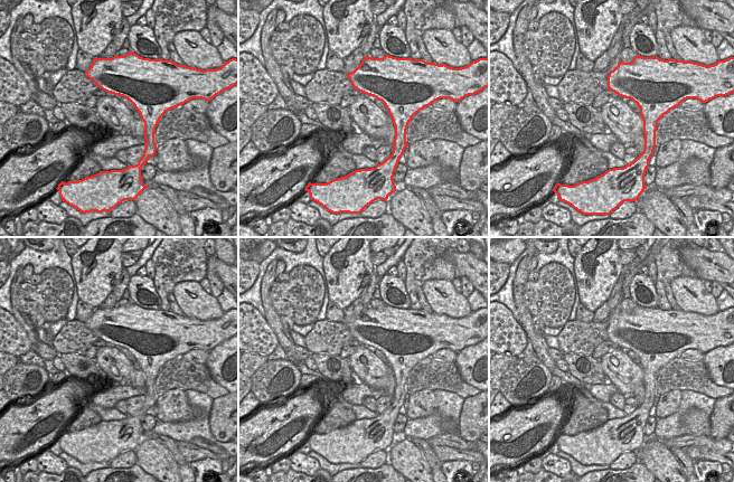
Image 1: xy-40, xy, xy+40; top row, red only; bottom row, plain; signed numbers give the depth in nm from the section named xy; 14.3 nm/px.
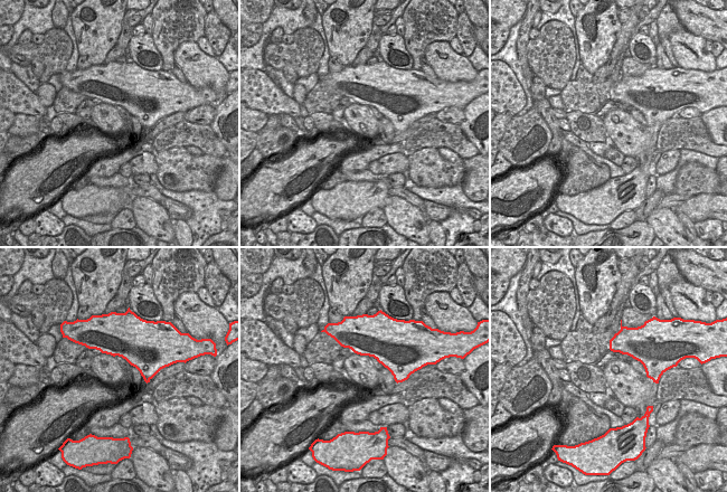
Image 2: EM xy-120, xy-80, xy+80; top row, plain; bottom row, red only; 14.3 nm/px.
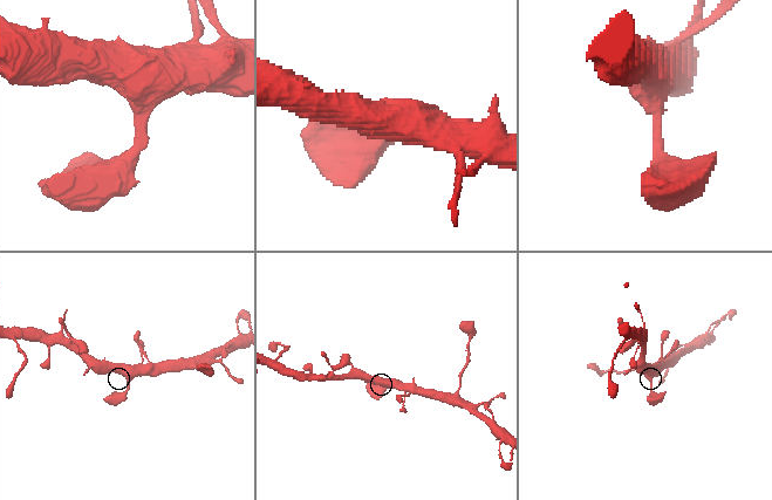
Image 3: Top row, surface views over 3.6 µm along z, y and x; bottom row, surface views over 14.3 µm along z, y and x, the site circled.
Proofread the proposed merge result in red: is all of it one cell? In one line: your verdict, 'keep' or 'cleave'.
keep

